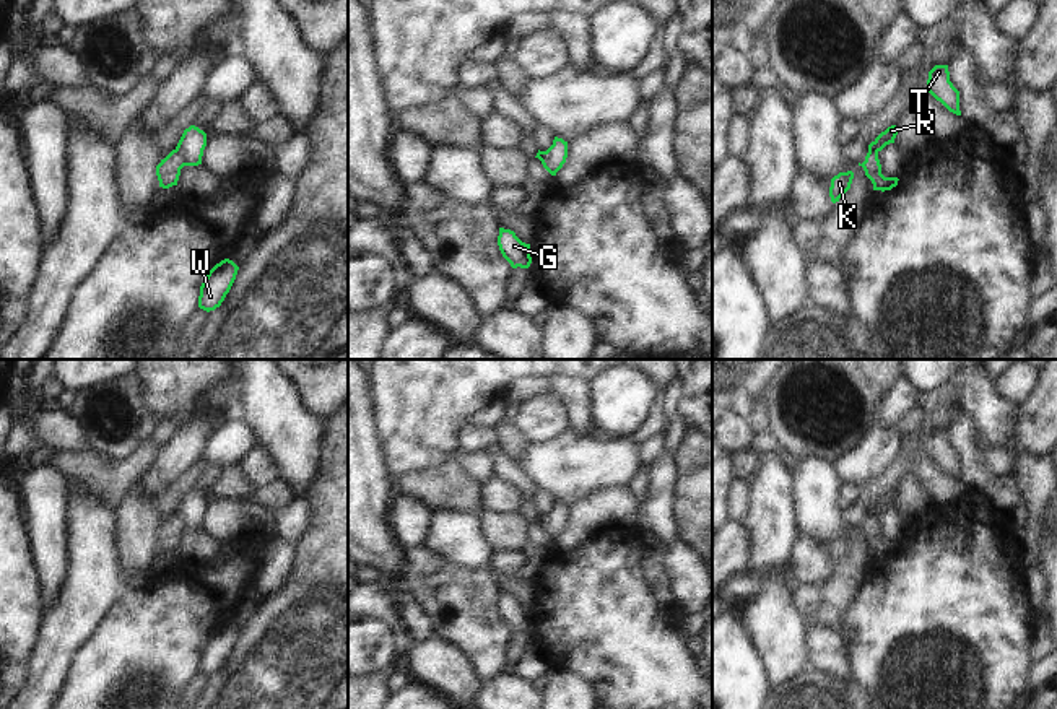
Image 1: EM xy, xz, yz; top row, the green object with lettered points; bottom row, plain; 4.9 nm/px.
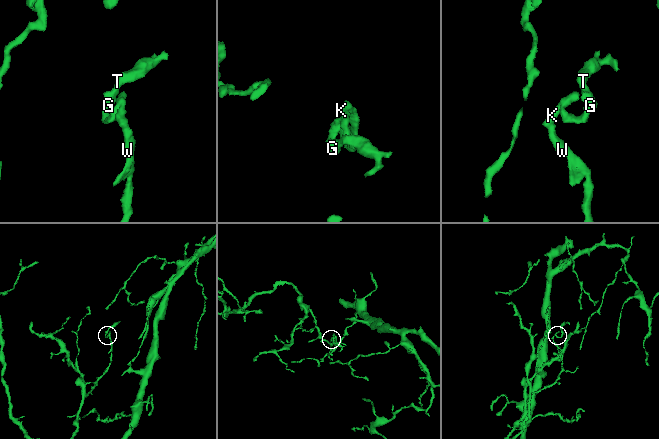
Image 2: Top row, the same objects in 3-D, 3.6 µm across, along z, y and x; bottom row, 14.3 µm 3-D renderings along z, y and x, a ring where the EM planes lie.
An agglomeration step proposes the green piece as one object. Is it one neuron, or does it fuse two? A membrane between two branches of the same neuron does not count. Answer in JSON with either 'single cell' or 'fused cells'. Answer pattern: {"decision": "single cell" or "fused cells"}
{"decision": "fused cells"}

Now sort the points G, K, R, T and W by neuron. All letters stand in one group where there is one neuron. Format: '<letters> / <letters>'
G T / K R W

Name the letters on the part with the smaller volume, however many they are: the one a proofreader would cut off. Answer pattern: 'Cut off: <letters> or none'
Cut off: G, T

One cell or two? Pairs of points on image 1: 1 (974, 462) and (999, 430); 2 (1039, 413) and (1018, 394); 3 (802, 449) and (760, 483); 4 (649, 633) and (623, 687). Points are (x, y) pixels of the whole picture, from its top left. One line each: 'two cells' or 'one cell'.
1: two cells
2: two cells
3: two cells
4: one cell

